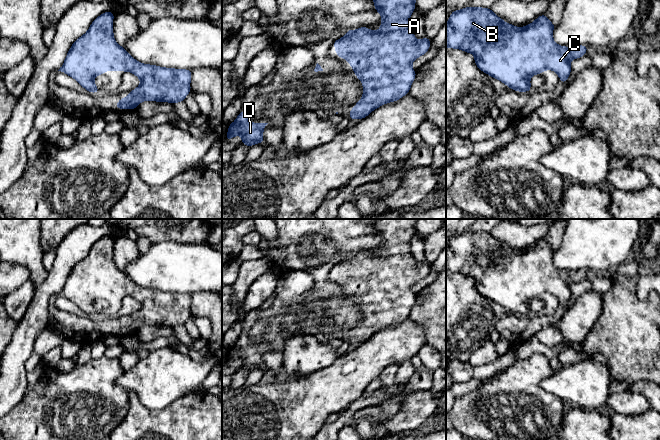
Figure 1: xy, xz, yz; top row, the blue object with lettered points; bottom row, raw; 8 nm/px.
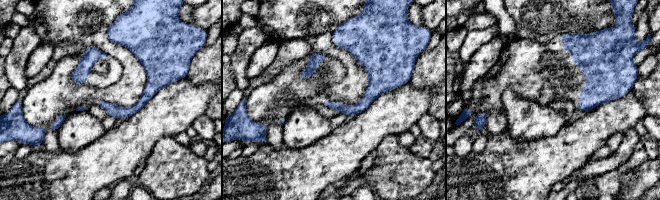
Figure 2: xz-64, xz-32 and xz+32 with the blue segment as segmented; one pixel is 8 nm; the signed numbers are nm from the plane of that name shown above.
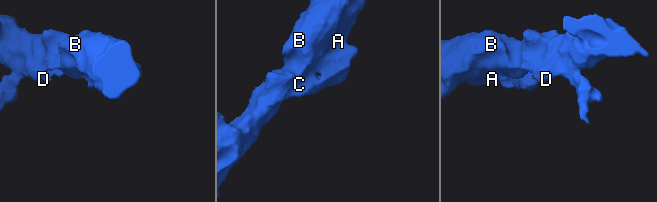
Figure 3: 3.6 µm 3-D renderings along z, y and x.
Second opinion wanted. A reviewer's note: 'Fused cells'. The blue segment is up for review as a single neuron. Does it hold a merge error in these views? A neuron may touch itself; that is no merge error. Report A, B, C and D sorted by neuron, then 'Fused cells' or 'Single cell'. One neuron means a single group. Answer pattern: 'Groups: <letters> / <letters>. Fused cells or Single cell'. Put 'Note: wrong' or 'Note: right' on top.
Note: wrong
Groups: A B C D. Single cell

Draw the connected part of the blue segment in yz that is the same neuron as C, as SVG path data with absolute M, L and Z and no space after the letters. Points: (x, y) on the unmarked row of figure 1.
M465 231L453 234L446 247L446 272L459 273L474 279L478 293L518 316L531 315L530 302L545 294L557 297L561 307L571 298L571 284L584 280L585 269L560 270L553 264L555 249L545 238L533 247L516 251L498 241L491 232Z

